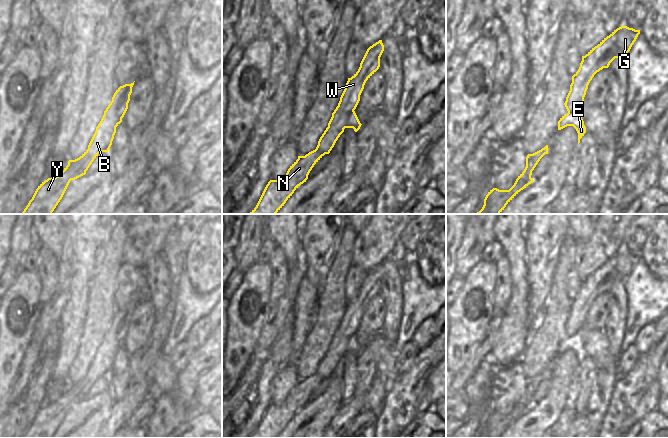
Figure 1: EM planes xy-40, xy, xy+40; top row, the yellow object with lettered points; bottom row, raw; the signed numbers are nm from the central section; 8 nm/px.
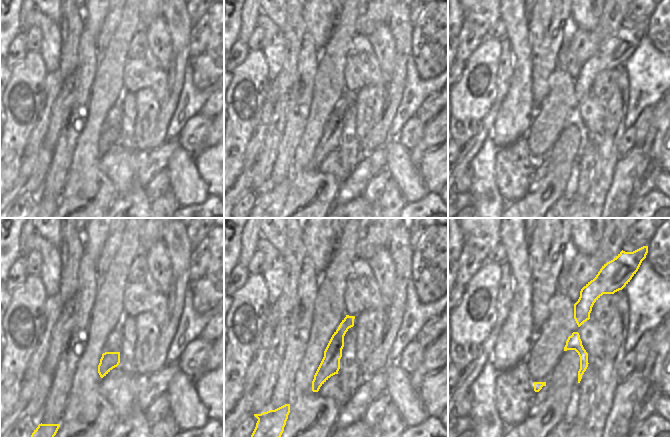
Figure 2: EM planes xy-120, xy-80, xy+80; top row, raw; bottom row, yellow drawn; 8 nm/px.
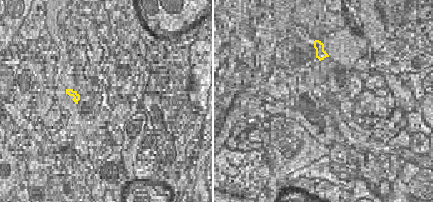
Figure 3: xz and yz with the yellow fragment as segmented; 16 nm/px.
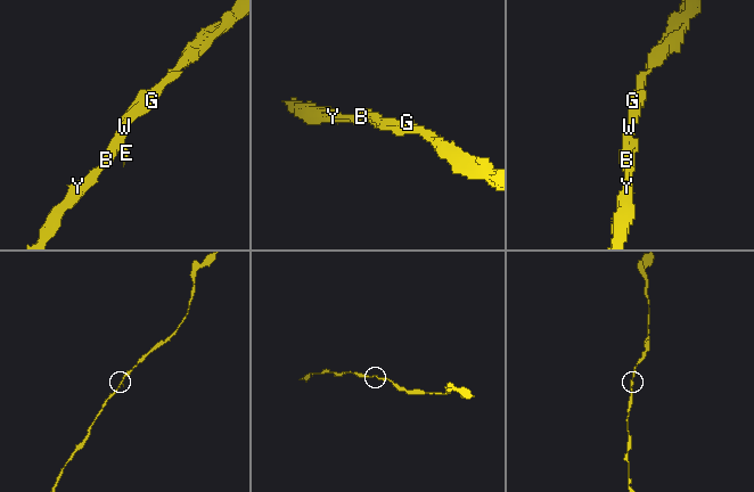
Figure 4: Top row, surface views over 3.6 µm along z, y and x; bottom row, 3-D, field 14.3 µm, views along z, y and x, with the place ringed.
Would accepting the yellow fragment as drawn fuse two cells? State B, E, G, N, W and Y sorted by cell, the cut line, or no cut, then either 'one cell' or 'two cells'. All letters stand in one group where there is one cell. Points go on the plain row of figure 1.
B E G N W Y | no cut | one cell

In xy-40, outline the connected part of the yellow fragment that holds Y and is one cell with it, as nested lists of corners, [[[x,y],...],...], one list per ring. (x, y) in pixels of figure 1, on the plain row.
[[[134,306],[125,308],[116,314],[96,351],[88,373],[79,382],[69,384],[68,389],[55,402],[48,402],[42,406],[22,438],[52,438],[70,405],[85,399],[94,383],[101,376],[109,375],[116,351],[122,346],[128,333],[133,309]]]

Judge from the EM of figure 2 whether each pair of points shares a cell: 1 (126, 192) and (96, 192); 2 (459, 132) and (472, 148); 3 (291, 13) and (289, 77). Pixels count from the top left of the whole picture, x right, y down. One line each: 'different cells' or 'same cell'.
1: different cells
2: different cells
3: same cell

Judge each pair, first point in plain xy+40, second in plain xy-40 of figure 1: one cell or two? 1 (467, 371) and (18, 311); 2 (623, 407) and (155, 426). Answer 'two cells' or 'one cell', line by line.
1: two cells
2: one cell

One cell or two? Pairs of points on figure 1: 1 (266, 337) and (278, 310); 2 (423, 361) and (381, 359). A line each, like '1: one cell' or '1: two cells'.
1: one cell
2: two cells

